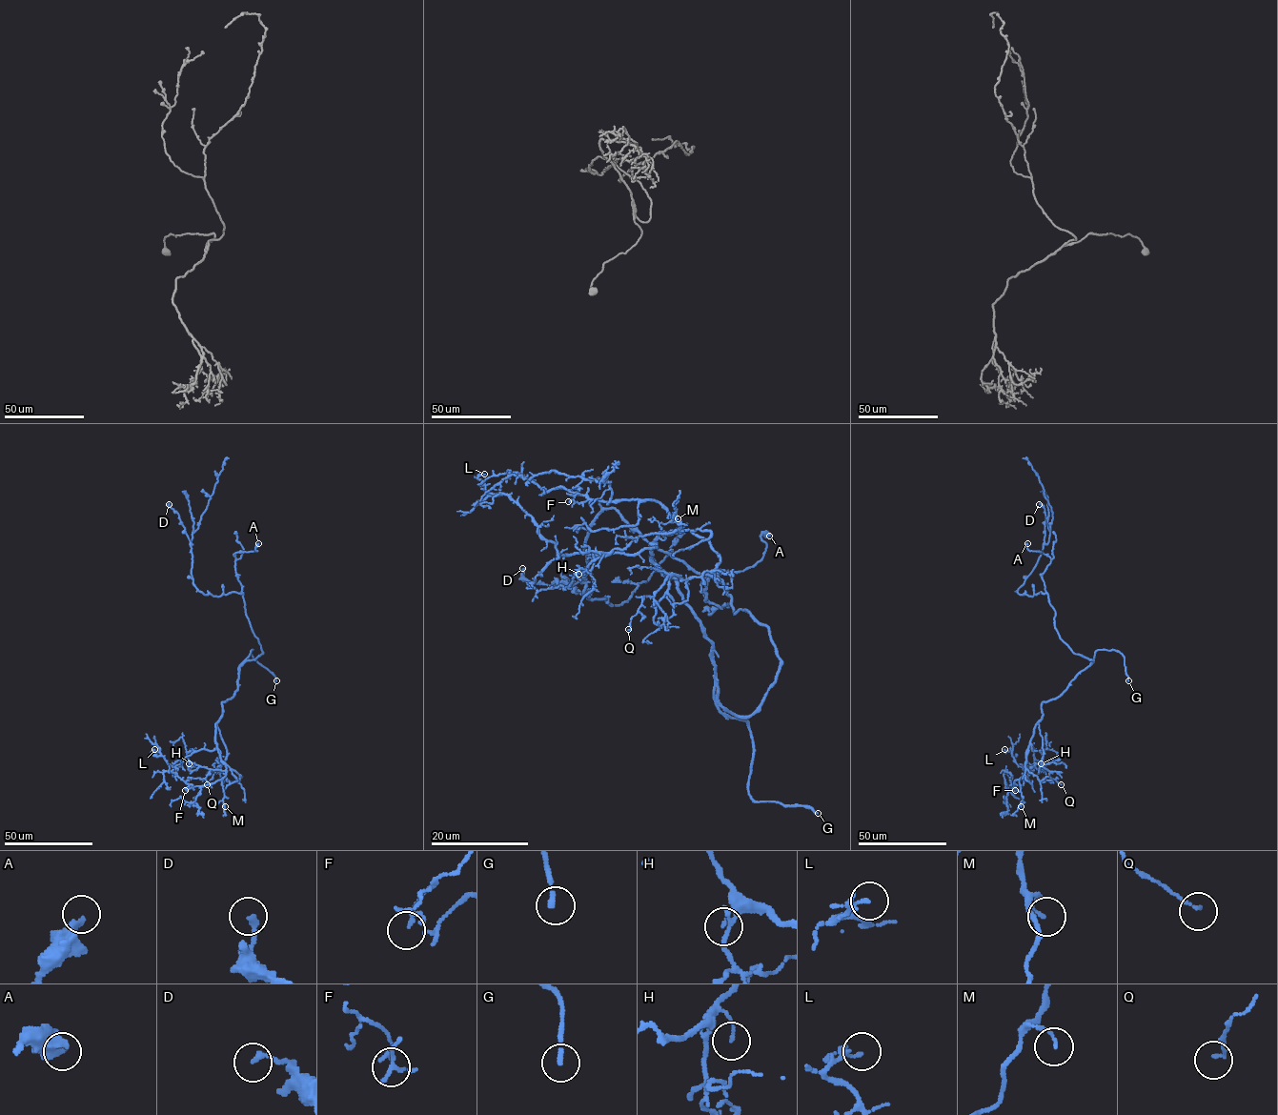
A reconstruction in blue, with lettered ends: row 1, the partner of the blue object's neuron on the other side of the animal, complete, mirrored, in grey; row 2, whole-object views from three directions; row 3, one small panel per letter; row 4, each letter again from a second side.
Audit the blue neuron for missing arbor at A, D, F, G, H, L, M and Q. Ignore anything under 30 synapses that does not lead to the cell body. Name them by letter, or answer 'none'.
G

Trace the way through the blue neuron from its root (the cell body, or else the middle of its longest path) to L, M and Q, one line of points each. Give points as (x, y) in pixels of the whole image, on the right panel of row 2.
L: (1073, 652), (1092, 660), (1060, 696), (1042, 703), (1043, 716), (1030, 740), (1034, 763), (1022, 767), (1004, 749)
M: (1073, 652), (1092, 660), (1060, 696), (1042, 703), (1043, 716), (1035, 726), (1024, 772), (1019, 780), (1021, 806)
Q: (1073, 652), (1092, 660), (1060, 696), (1042, 703), (1043, 716), (1038, 722), (1042, 765), (1061, 784)

